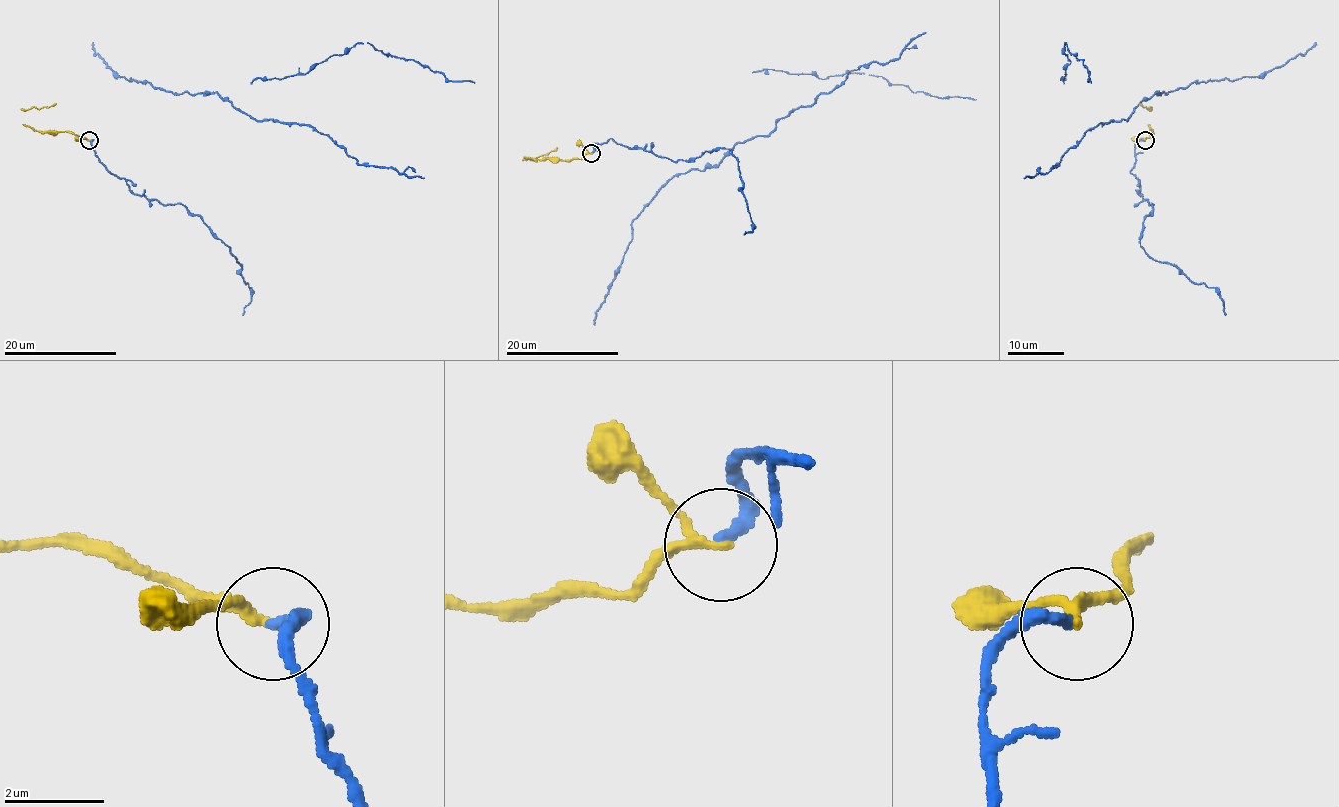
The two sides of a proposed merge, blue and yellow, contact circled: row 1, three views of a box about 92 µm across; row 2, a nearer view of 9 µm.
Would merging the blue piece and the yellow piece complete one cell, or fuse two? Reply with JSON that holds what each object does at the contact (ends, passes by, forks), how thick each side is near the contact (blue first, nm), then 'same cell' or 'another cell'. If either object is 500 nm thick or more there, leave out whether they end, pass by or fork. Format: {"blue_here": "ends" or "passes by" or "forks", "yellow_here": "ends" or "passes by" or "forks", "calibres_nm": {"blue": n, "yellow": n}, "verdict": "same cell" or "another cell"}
{"blue_here": "ends", "yellow_here": "passes by", "calibres_nm": {"blue": 260, "yellow": 170}, "verdict": "same cell"}

